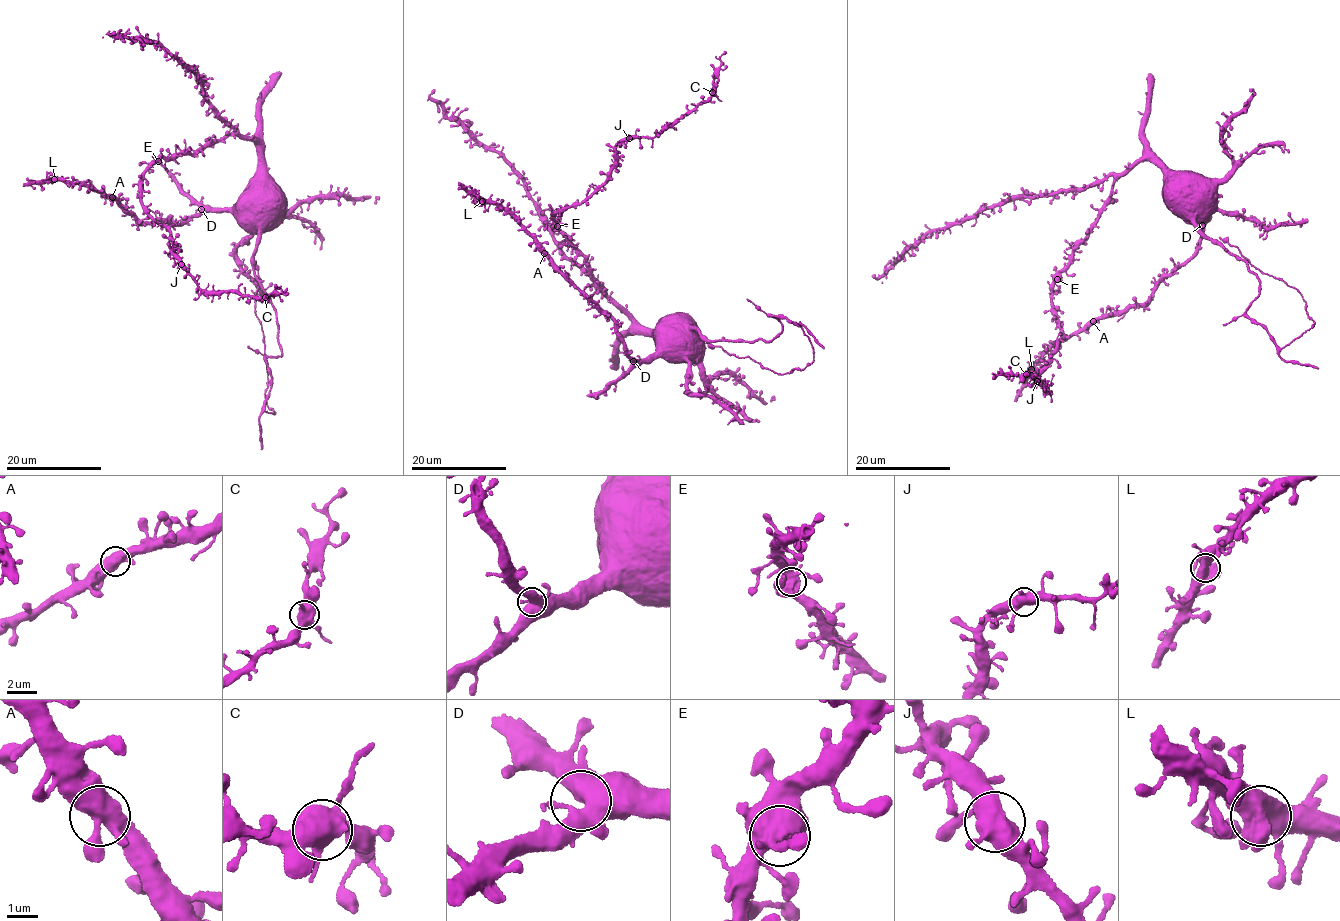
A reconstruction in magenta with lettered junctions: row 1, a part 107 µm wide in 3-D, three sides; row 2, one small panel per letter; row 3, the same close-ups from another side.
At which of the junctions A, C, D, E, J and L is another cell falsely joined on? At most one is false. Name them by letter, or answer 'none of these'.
none of these

